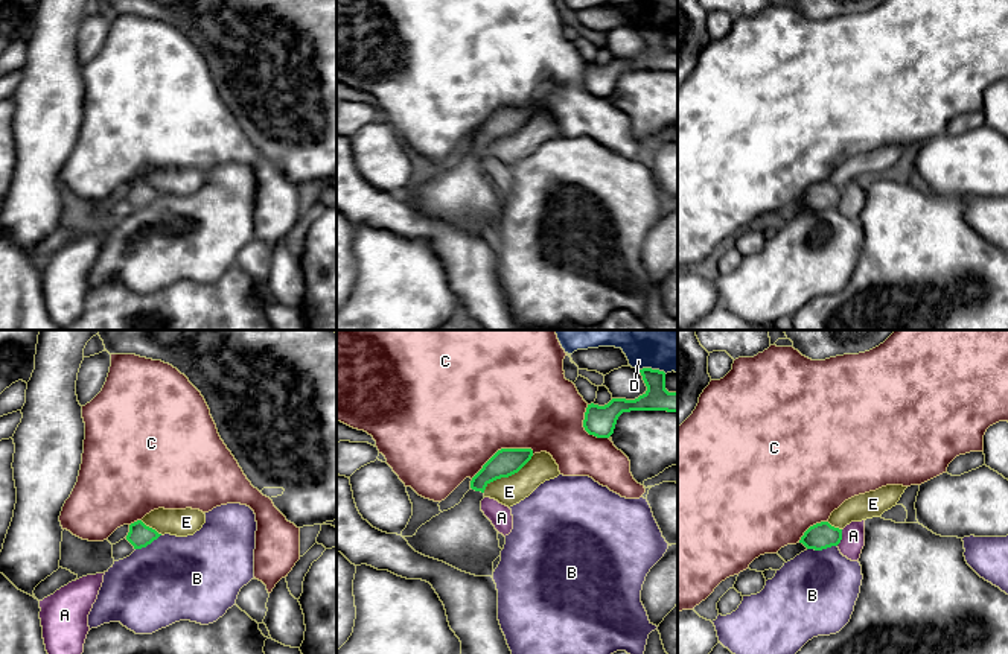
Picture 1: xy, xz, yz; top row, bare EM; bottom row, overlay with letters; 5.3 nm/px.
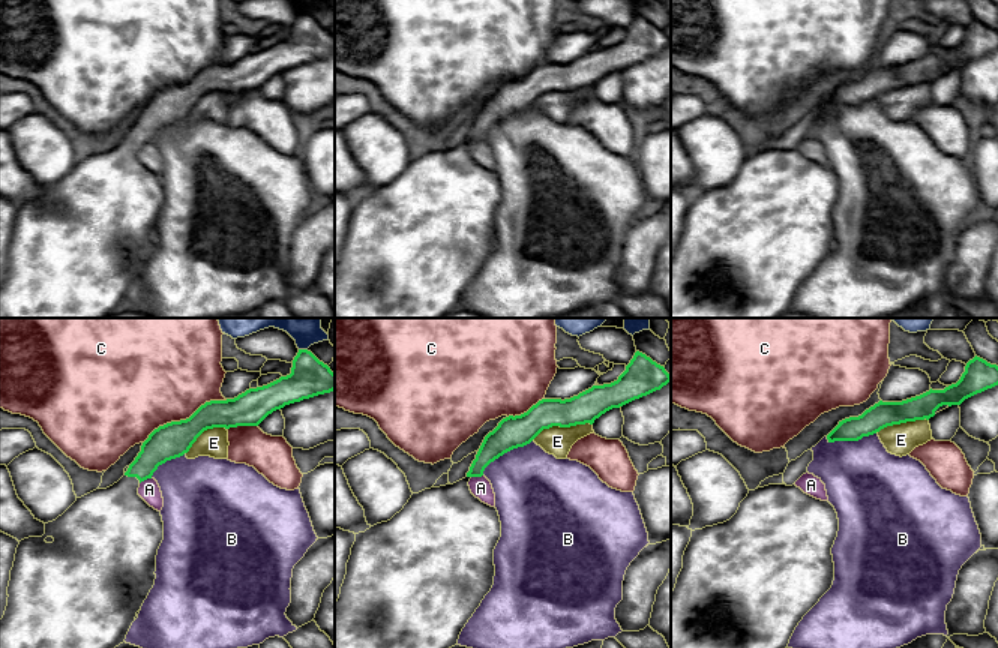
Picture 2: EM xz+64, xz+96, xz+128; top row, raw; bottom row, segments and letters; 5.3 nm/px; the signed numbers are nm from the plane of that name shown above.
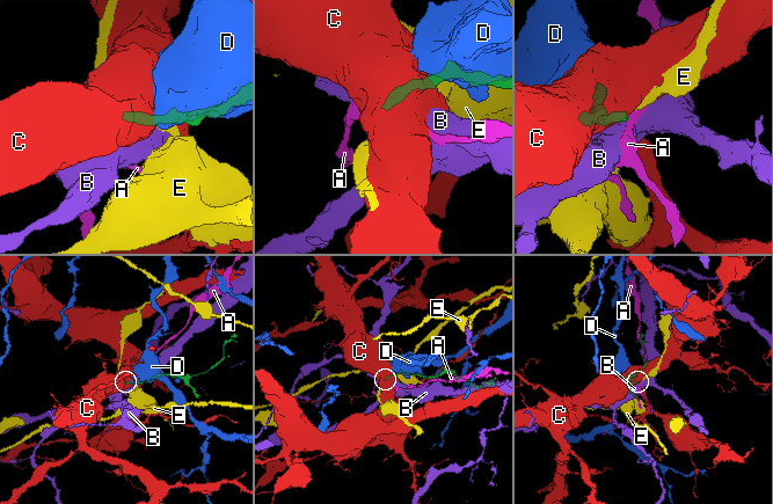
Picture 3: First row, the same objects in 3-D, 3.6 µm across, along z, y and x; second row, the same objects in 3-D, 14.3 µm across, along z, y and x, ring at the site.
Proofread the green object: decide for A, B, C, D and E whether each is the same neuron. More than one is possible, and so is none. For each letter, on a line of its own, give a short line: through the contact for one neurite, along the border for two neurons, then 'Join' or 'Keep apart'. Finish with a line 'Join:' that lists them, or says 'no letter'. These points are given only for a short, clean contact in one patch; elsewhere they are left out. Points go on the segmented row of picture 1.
A: Line: yz (842, 530), (842, 539), (836, 545). Keep apart
B: Line: yz (836, 545), (807, 549). Keep apart
C: Keep apart
D: Keep apart
E: Keep apart
Join: no letter

